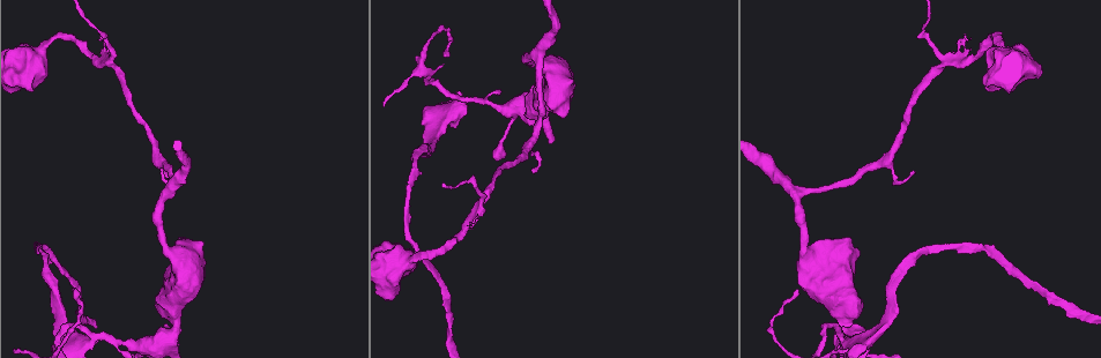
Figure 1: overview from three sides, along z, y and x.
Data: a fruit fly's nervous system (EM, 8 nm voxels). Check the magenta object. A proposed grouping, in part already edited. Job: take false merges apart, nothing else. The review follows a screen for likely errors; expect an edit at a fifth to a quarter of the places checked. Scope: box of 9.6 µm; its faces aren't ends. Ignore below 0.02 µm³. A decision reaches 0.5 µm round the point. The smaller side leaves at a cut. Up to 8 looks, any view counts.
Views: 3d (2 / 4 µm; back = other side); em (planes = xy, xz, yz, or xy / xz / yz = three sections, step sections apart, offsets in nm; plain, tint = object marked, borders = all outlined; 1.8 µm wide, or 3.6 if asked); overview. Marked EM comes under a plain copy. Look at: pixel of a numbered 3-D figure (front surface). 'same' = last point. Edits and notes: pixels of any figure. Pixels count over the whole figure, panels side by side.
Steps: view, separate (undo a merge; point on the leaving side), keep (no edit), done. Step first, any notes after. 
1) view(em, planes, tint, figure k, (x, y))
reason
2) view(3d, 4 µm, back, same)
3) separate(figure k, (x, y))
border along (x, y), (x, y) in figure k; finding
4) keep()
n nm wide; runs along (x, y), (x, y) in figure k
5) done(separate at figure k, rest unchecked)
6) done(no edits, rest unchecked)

view(em, planes, tint, figure 1, (808, 252))
sudden change in width

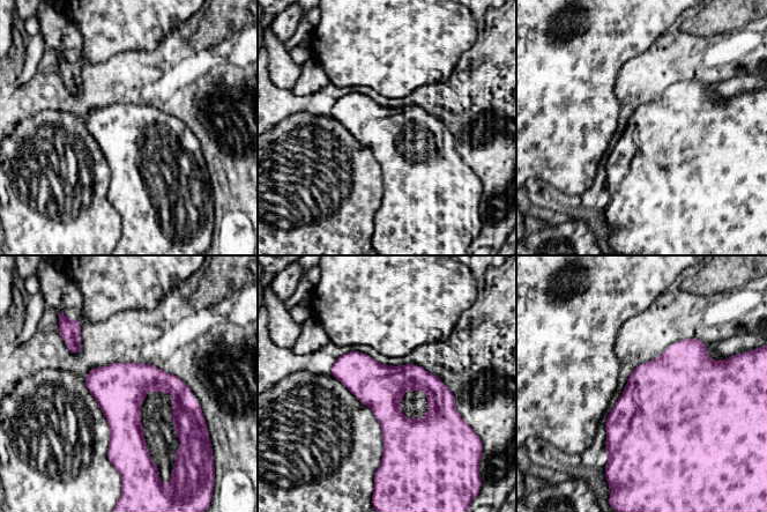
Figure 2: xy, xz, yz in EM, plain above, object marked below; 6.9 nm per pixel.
keep()
all the same neuron

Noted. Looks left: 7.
view(em, planes, tint, figure 1, (465, 99))
abrupt turn

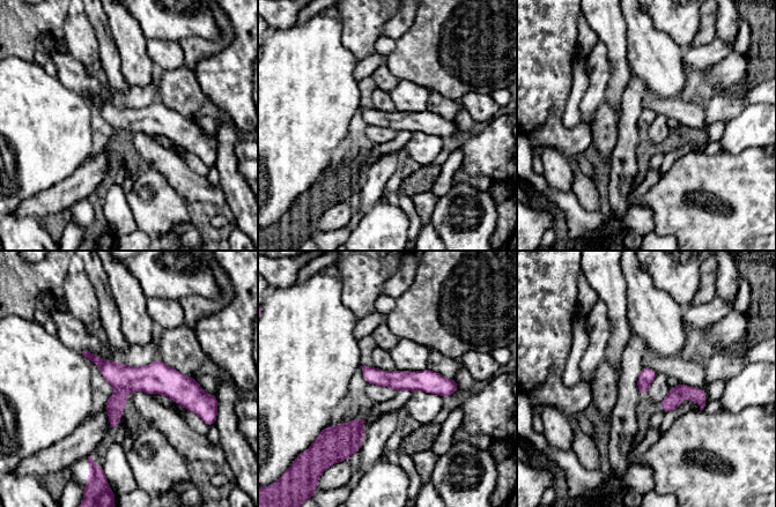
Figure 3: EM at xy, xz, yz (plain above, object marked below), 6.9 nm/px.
separate(figure 3, (115, 405))
border along (116, 390), (124, 393) in figure 3; two neurons meet here

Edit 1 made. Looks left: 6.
view(em, xy, step 16, tint, figure 1, (943, 61))
three-way junction

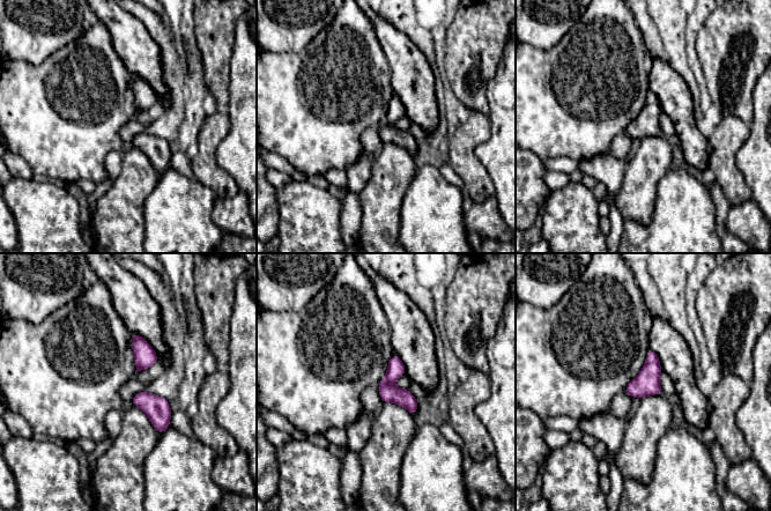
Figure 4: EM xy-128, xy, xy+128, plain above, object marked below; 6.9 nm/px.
view(em, planes, tint, same)
cut it another way

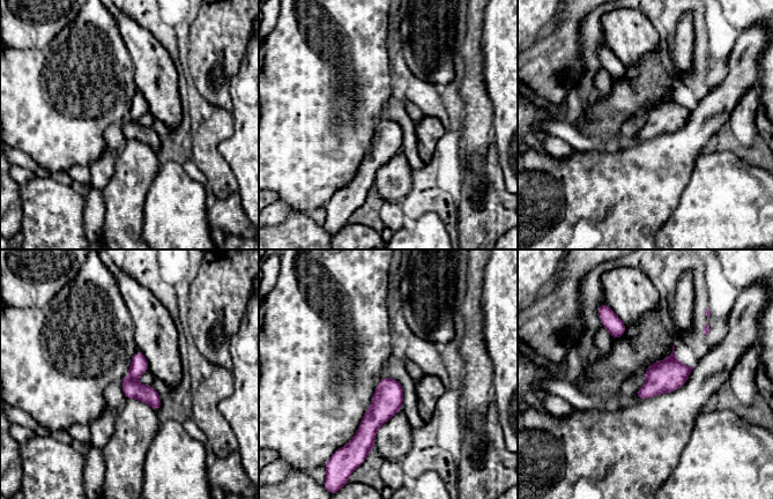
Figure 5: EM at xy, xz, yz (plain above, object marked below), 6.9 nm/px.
keep()
140 nm wide; continuous, no second neuron

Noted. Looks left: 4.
done(separate at figure 3, rest unchecked)

